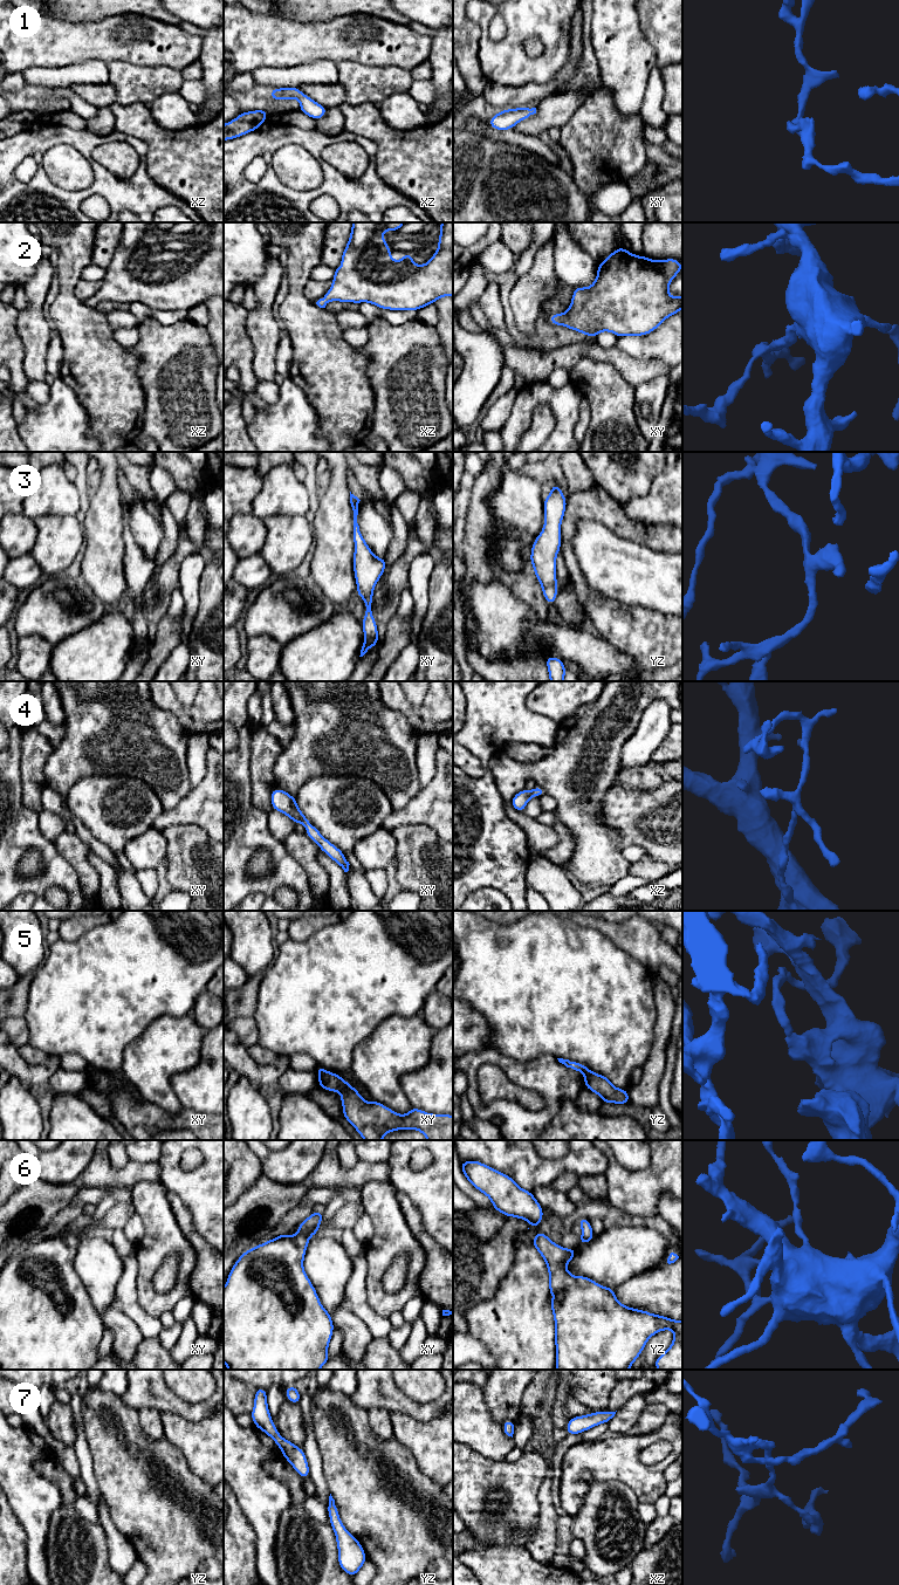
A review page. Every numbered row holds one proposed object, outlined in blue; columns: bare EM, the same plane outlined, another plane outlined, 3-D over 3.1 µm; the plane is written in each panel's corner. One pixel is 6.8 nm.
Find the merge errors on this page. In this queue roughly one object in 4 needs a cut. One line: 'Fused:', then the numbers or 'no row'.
Fused: 5

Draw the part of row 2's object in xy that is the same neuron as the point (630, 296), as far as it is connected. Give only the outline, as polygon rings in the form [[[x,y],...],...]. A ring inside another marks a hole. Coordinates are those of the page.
[[[622,246],[597,266],[597,277],[590,287],[574,288],[569,309],[563,314],[550,314],[550,323],[585,334],[592,339],[601,331],[610,331],[617,337],[651,334],[682,309],[682,295],[672,297],[668,294],[670,283],[681,269],[680,260],[654,261],[634,255]]]

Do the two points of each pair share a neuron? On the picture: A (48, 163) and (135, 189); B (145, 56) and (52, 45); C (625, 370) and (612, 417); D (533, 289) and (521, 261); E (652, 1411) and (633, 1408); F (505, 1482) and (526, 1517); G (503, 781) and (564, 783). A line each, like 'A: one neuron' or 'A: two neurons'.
A: two neurons
B: one neuron
C: two neurons
D: two neurons
E: two neurons
F: one neuron
G: one neuron

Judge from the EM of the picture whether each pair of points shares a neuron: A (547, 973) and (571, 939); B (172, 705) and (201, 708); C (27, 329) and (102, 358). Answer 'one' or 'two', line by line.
A: one
B: one
C: two

